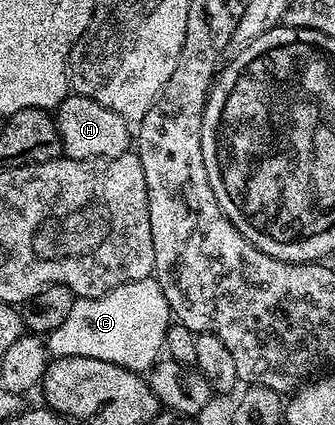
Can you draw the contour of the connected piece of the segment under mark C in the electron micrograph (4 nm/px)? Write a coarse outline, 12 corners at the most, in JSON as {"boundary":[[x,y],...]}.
{"boundary":[[153,276],[74,299],[54,357],[148,373],[169,303]]}

